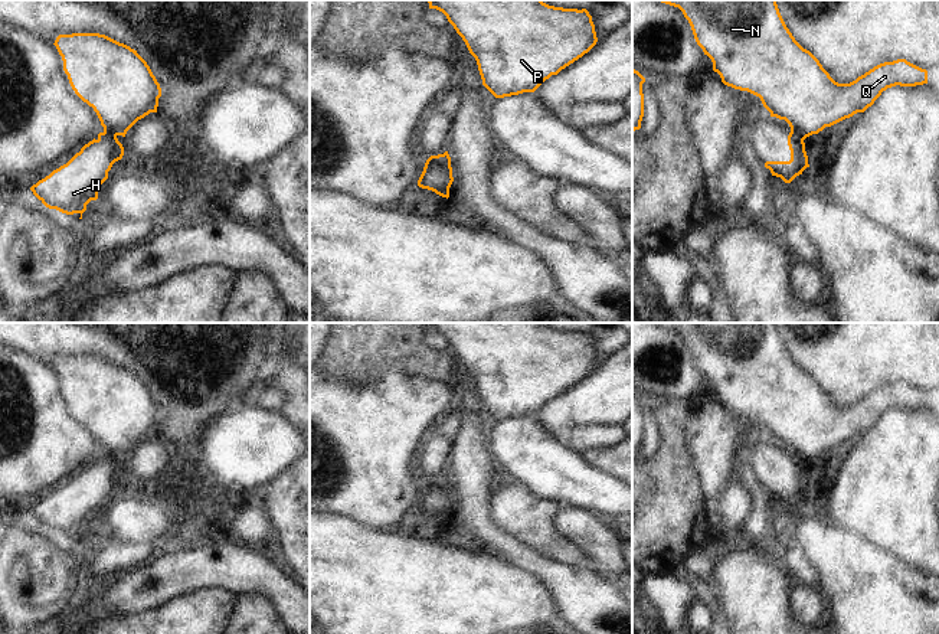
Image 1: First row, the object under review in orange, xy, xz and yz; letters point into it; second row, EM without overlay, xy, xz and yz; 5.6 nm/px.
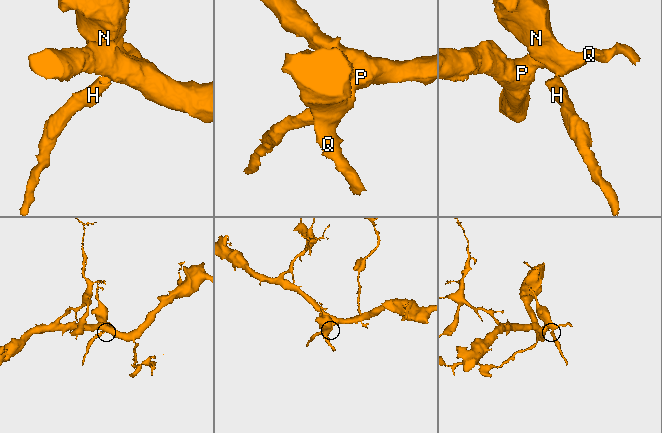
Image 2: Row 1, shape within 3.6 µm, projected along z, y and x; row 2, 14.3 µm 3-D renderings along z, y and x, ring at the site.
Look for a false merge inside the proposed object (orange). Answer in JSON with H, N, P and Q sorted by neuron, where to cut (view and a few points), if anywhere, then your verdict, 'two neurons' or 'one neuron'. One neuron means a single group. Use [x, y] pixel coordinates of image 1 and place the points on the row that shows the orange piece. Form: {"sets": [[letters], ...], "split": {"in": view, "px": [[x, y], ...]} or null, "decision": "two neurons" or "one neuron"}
{"sets": [["H"], ["N", "P", "Q"]], "split": {"in": "xy", "px": [[104, 130], [115, 137]]}, "decision": "two neurons"}

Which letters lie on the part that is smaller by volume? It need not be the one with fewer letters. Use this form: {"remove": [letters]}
{"remove": ["H"]}

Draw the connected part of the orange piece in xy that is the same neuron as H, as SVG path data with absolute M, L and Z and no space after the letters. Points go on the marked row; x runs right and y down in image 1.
M105 131L85 144L66 164L30 187L49 209L66 215L82 213L91 200L98 199L98 187L108 179L112 164L121 160L124 147Z

